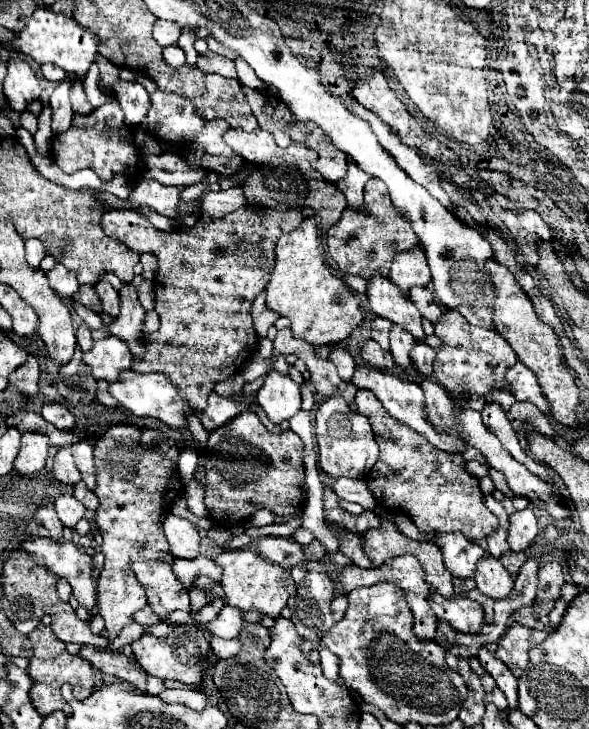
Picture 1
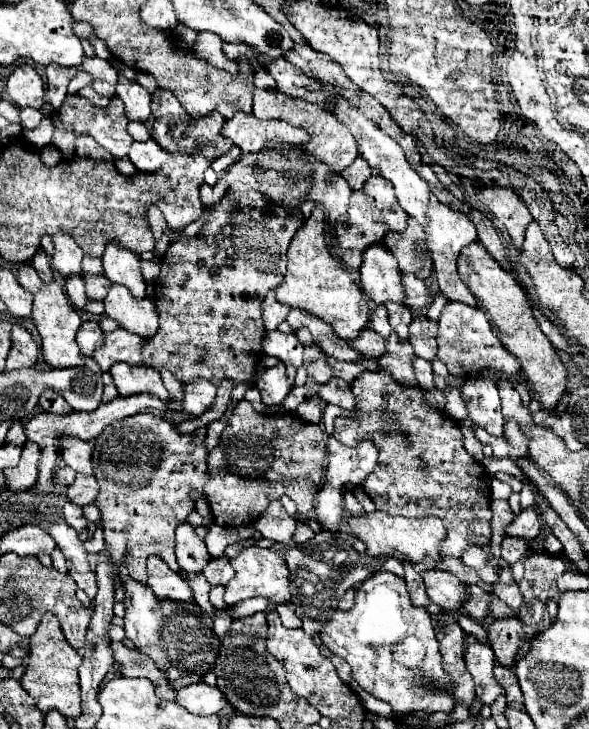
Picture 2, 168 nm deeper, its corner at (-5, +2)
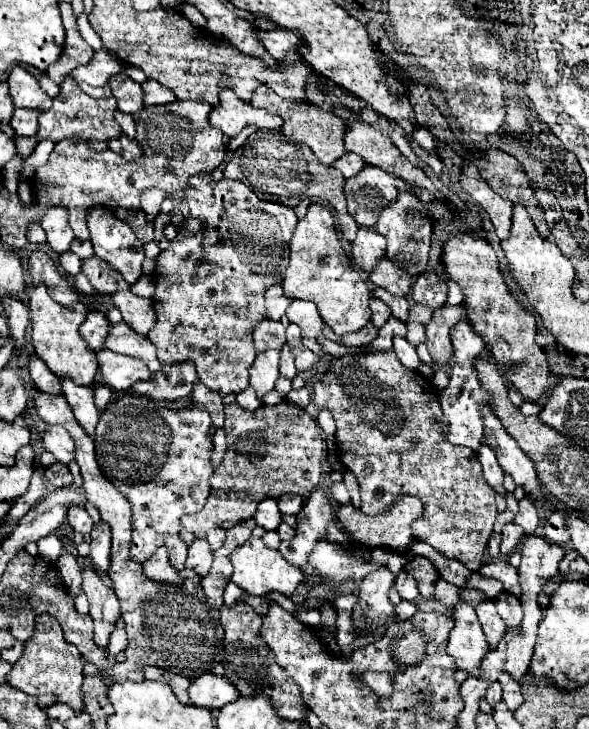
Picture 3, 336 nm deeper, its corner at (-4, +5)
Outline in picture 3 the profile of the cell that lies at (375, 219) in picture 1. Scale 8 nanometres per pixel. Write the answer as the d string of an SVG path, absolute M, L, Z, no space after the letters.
M365 166L357 176L345 180L345 198L355 222L373 228L385 202L397 198L395 176L377 166Z

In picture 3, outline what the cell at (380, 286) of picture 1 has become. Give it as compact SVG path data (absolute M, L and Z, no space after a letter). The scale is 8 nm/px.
M359 228L351 246L353 262L365 274L369 274L373 264L385 256L385 236L377 234L373 228Z

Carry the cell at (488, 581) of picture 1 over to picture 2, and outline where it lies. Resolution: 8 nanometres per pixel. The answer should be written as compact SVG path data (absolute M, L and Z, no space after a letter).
M494 583L492 585L492 595L496 595L498 599L502 599L508 607L512 607L514 611L520 607L522 603L522 593L518 589L518 585L502 585L502 583Z

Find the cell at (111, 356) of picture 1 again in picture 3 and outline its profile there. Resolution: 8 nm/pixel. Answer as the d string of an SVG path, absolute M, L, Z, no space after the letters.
M119 322L119 324L111 326L111 332L109 332L107 340L105 340L105 348L113 350L117 354L125 354L125 356L143 360L151 372L159 372L161 370L161 362L155 356L153 342L149 342L147 336L137 334L125 322Z

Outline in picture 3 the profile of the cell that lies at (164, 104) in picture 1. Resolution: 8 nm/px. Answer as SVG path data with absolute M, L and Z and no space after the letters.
M147 78L143 84L143 102L149 106L149 104L167 104L167 102L175 102L175 94L167 88L167 86L161 86L157 84L155 80Z

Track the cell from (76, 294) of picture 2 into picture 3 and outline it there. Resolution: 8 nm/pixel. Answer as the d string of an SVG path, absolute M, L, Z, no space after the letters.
M67 250L65 254L59 254L59 264L69 276L77 276L77 272L81 272L81 258L71 250Z

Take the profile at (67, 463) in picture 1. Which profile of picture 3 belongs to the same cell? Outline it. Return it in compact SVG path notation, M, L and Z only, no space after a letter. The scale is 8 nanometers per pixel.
M55 462L55 464L47 466L47 468L45 468L45 478L47 478L53 486L57 486L57 488L69 486L69 484L73 482L73 476L71 476L69 468L67 468L65 464L61 464L61 462Z

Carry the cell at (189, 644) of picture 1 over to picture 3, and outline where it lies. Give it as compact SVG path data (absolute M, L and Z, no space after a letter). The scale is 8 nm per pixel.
M33 388L33 402L37 416L47 424L61 424L75 442L75 460L81 468L83 488L87 492L87 500L95 504L101 512L101 518L111 526L111 562L109 562L109 578L113 582L113 590L121 604L121 618L125 620L125 630L129 644L125 648L125 662L115 664L111 668L113 682L121 680L143 680L139 676L139 668L145 664L169 670L173 674L181 674L187 678L197 678L205 672L211 672L215 664L223 658L223 626L219 622L219 610L205 602L205 594L201 584L193 580L185 580L181 586L173 586L169 582L153 582L143 574L141 564L133 562L129 556L131 546L131 506L121 496L121 492L111 484L97 466L93 440L83 432L77 424L65 396L49 398L49 394L39 394Z

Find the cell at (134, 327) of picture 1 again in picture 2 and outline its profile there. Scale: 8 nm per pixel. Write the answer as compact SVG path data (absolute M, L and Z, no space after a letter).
M108 243L104 257L104 275L112 283L122 283L130 289L134 299L146 297L146 281L140 273L140 257L128 249L118 247L116 243Z

